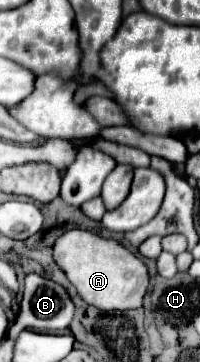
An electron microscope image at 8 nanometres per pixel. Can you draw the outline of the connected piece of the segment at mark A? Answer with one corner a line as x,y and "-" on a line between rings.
71,229
55,239
53,259
87,305
93,305
101,311
125,311
141,307
149,285
147,267
121,243
103,239
97,233
85,229

